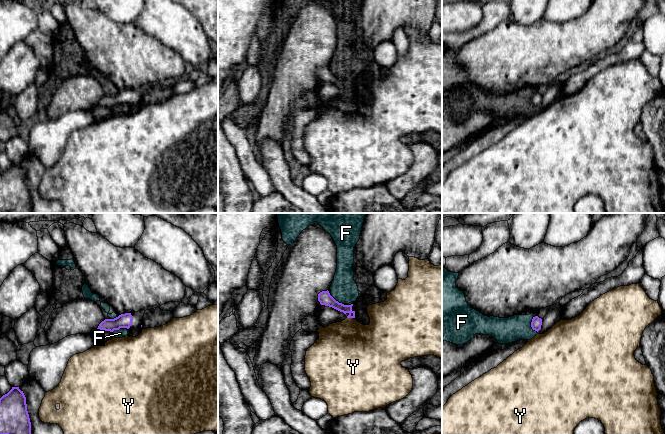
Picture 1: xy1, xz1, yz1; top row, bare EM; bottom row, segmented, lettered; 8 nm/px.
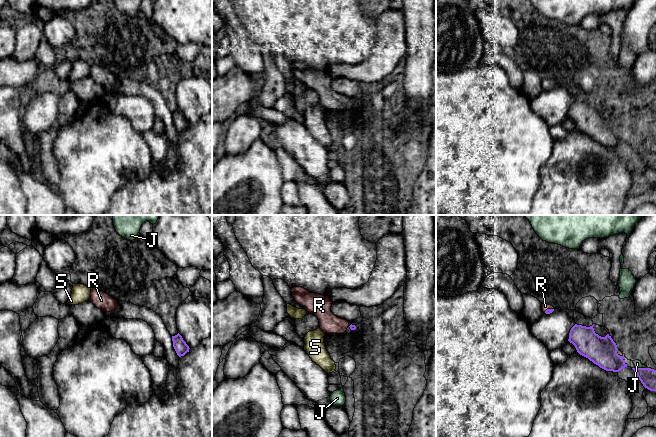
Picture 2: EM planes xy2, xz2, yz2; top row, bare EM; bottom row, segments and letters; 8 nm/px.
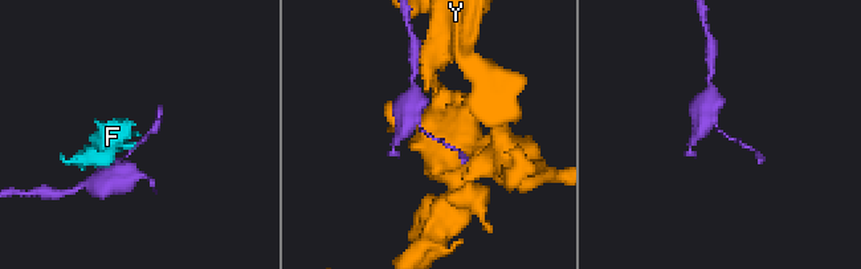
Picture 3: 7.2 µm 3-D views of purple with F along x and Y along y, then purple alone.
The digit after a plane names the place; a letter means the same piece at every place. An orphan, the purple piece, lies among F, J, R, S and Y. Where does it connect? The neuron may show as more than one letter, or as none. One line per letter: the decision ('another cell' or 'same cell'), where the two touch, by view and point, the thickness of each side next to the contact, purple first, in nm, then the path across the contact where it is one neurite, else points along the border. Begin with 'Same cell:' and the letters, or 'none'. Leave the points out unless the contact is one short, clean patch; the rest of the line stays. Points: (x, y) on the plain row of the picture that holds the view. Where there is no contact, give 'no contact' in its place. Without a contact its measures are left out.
Same cell: R
F: another cell; contact yz1 (531, 101); calibres 90 and 200 nm; border yz1 (533, 92), (531, 103), (537, 107)
J: another cell; contact yz2 (641, 144); calibres 140 and 60 nm
R: same cell; contact yz2 (548, 85); calibres 50 and 50 nm; way yz2 (548, 87), (548, 85), (545, 82)
S: another cell; contact yz2 (617, 129); calibres 240 and 40 nm; border yz2 (617, 125), (621, 132)
Y: another cell; contact xz1 (350, 93); calibres 100 and 460 nm

